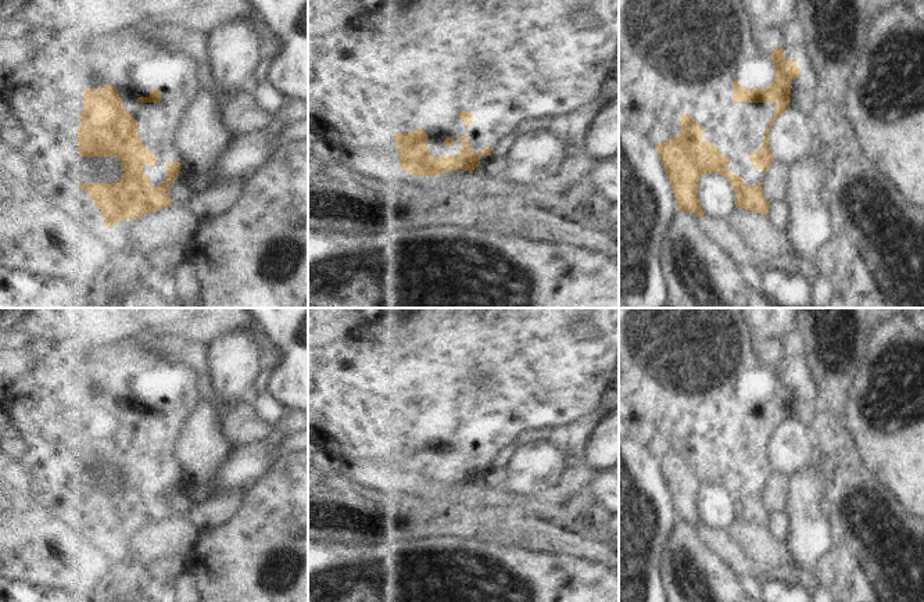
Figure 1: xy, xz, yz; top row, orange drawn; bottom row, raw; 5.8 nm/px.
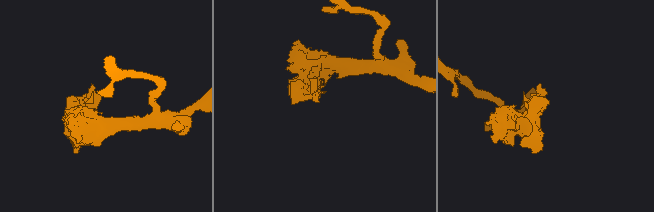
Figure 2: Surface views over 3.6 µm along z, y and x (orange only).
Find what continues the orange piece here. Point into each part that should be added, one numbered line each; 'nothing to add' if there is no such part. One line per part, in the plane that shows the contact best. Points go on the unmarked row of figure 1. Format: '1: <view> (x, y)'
nothing to add

